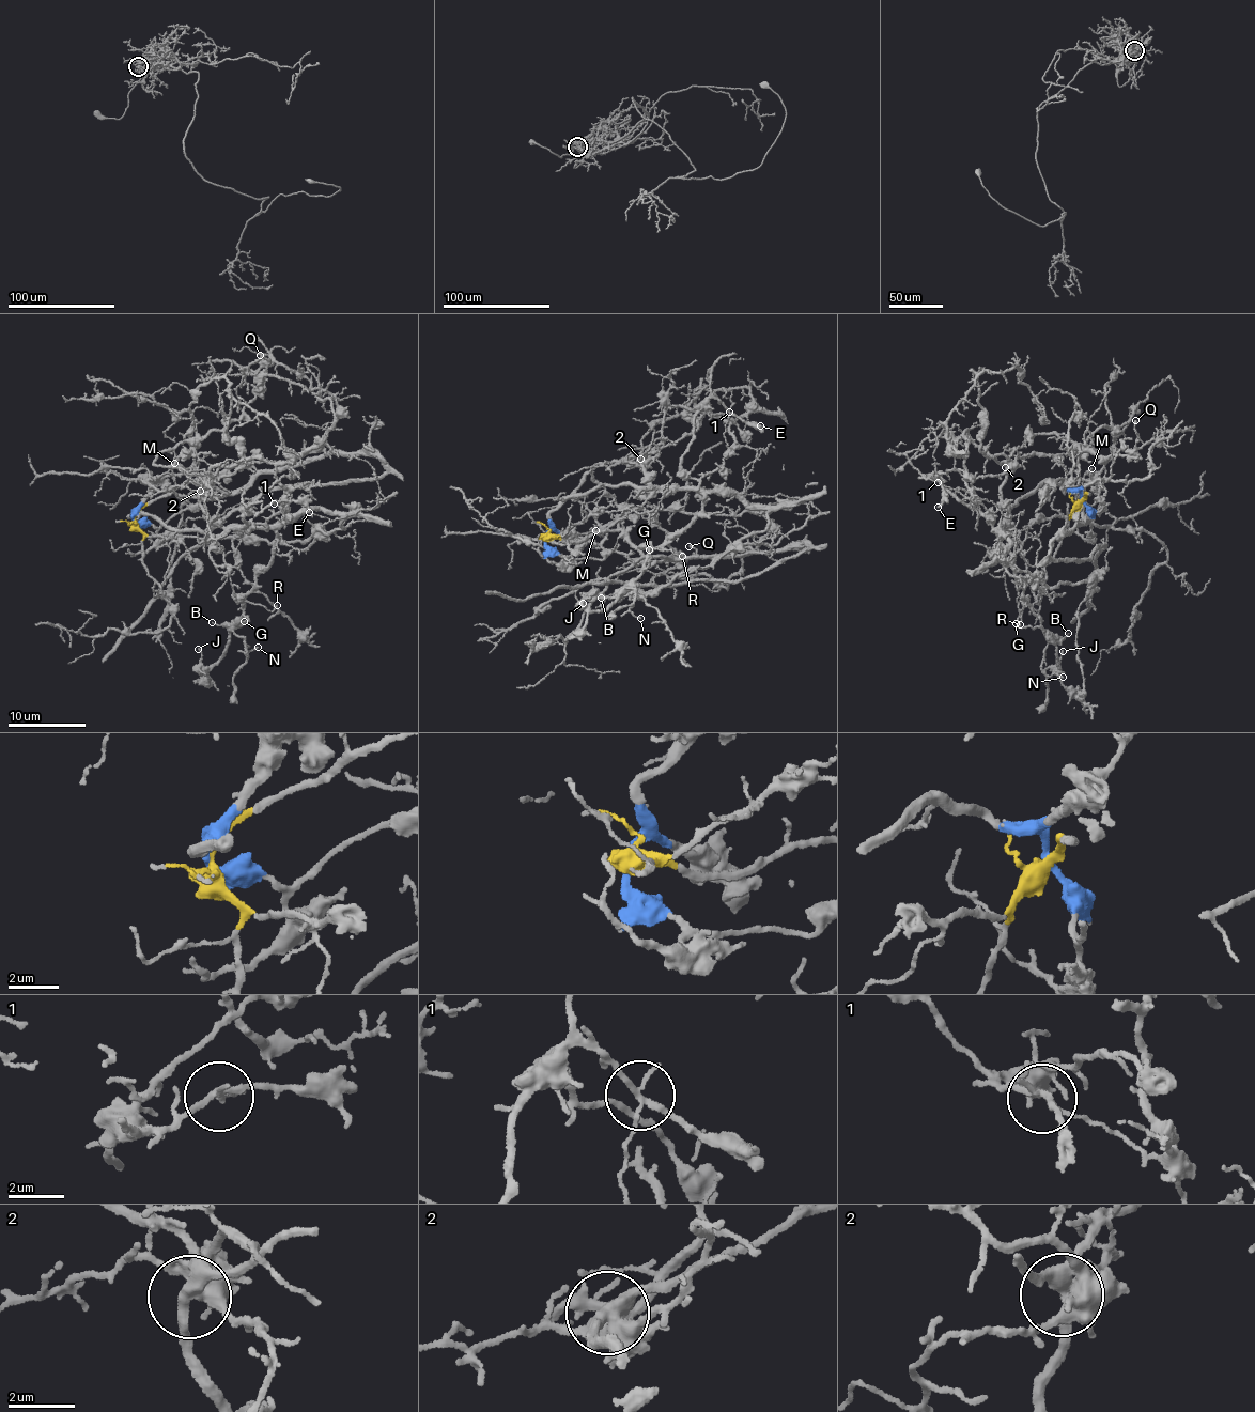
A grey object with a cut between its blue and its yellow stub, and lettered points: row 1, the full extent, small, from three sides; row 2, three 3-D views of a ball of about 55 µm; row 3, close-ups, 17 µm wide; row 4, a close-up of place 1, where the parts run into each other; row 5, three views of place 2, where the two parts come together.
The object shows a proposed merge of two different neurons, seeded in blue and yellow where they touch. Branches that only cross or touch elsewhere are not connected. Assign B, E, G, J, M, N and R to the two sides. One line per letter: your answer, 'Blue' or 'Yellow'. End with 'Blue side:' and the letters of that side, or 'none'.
B: Blue
E: Blue
G: Blue
J: Blue
M: Blue
N: Blue
R: Blue
Blue side: B, E, G, J, M, N, R

